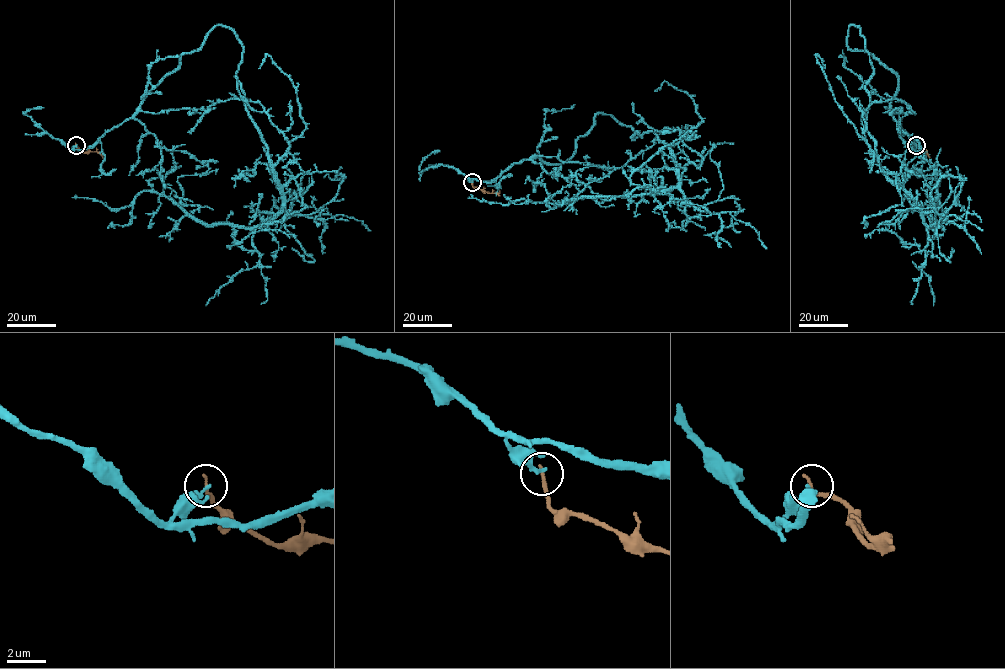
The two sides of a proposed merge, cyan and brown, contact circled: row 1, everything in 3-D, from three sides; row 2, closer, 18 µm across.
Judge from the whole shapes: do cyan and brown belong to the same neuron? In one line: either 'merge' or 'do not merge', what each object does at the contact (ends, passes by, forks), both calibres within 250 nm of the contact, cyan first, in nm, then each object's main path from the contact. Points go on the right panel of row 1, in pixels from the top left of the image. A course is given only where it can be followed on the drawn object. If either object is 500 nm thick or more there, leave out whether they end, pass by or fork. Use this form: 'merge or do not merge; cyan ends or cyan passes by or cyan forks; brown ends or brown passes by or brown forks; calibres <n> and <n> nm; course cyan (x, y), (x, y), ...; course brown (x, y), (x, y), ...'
do not merge; cyan ends; brown ends; calibres 240 and 170 nm; course cyan (916, 145), (892, 112), (898, 76), (847, 47), (851, 25), (873, 69), (880, 168), (928, 227), (932, 197); course brown (916, 145), (927, 152), (930, 159)

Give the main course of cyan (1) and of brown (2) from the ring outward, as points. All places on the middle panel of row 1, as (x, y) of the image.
1: (472, 182), (531, 158), (561, 164), (601, 112), (633, 139), (652, 131), (678, 178), (559, 205), (468, 198)
2: (472, 182), (473, 187), (500, 196)

